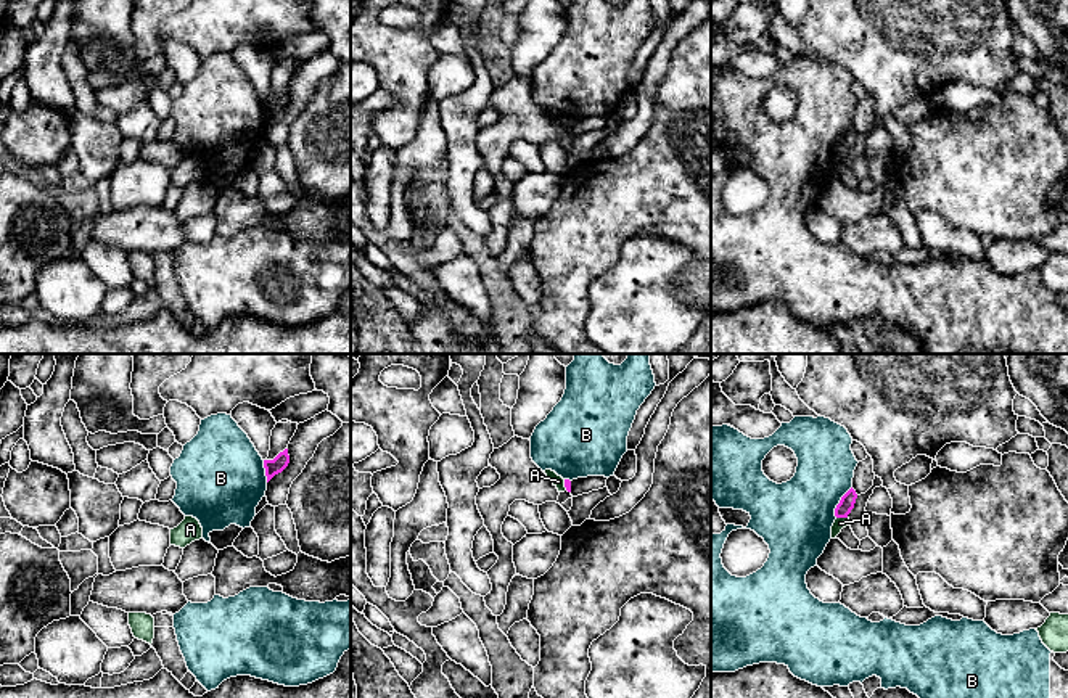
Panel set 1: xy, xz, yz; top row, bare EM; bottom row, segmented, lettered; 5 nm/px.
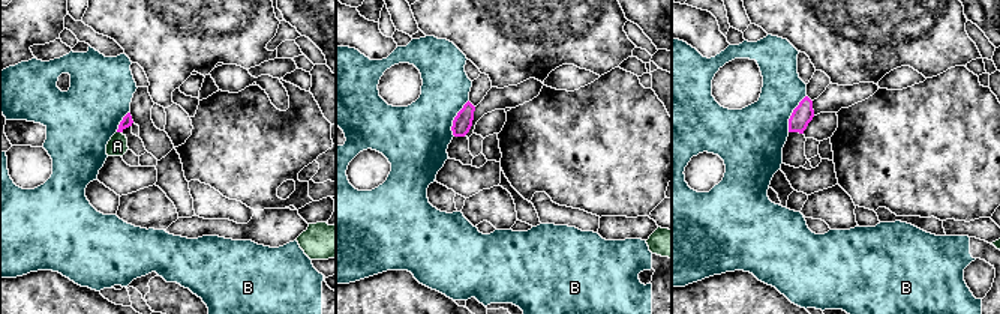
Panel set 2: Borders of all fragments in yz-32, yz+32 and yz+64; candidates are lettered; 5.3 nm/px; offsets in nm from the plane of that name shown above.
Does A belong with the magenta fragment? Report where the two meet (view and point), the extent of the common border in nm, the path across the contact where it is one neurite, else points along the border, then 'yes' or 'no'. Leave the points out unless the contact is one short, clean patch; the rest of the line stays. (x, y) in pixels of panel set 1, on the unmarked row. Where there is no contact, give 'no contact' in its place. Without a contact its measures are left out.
contact yz (842, 156); length 60 nm; border yz (837, 156), (846, 158); no

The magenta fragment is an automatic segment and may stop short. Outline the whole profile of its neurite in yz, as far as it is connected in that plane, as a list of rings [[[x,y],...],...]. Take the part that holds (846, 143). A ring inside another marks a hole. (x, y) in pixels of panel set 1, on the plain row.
[[[851,127],[840,140],[840,143],[835,148],[835,156],[836,158],[848,158],[848,154],[851,153],[851,150],[854,148],[857,133],[856,130]]]

